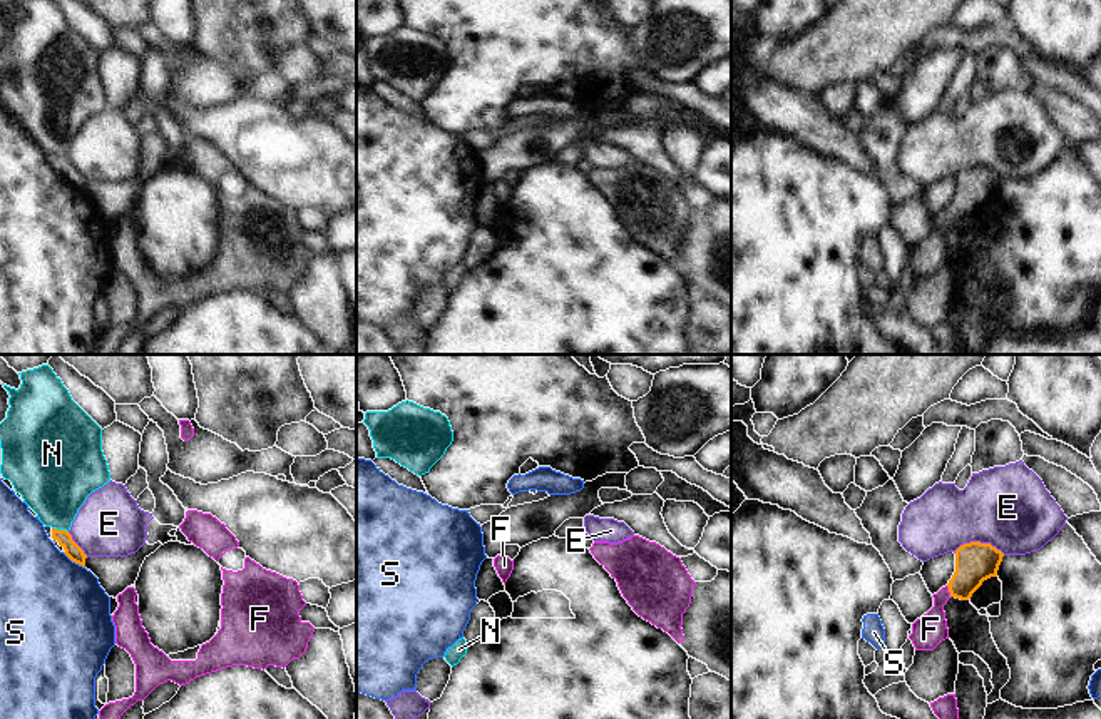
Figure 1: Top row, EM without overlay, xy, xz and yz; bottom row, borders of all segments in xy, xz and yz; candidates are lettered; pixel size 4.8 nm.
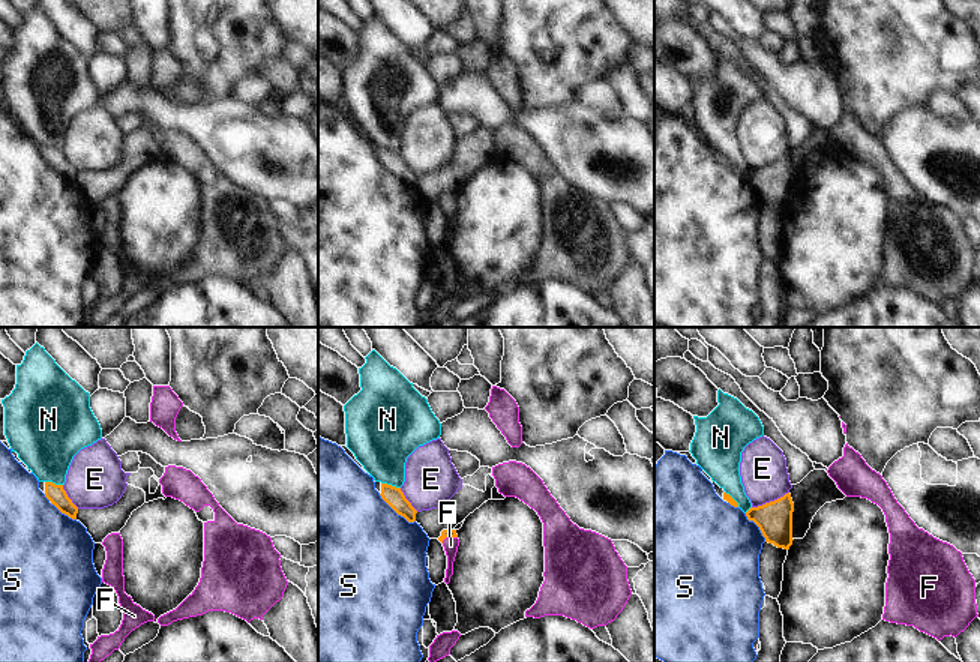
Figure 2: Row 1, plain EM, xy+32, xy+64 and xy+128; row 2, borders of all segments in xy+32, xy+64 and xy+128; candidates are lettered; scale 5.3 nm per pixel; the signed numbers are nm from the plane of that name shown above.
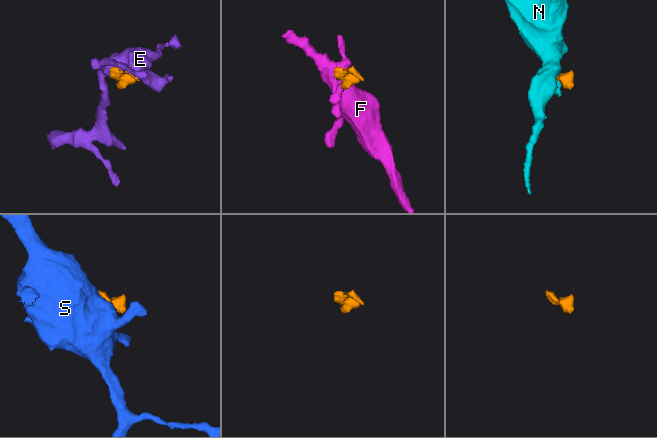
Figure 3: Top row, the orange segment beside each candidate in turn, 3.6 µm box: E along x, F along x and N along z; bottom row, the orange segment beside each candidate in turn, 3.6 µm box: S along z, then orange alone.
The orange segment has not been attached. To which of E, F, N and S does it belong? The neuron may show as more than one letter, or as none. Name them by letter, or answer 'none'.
F

